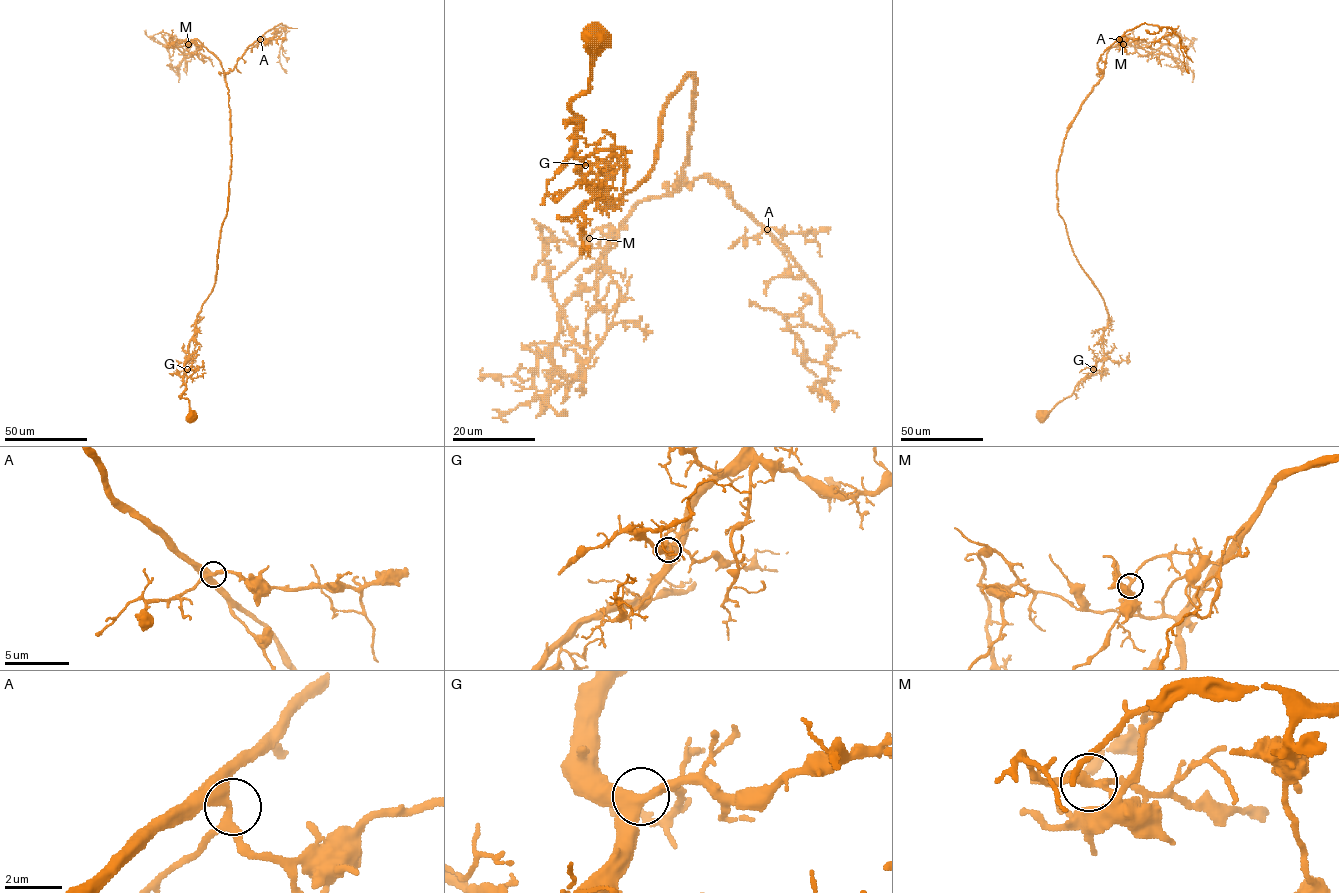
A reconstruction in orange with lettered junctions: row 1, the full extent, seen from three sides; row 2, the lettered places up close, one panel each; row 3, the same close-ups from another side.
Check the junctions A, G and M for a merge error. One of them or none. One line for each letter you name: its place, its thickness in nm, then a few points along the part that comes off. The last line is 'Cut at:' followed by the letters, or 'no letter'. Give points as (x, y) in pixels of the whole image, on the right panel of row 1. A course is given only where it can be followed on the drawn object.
M: place (1123, 44); calibre 240 nm; course (1123, 44), (1147, 45), (1167, 55), (1127, 54), (1126, 49), (1115, 49)
Cut at: M

